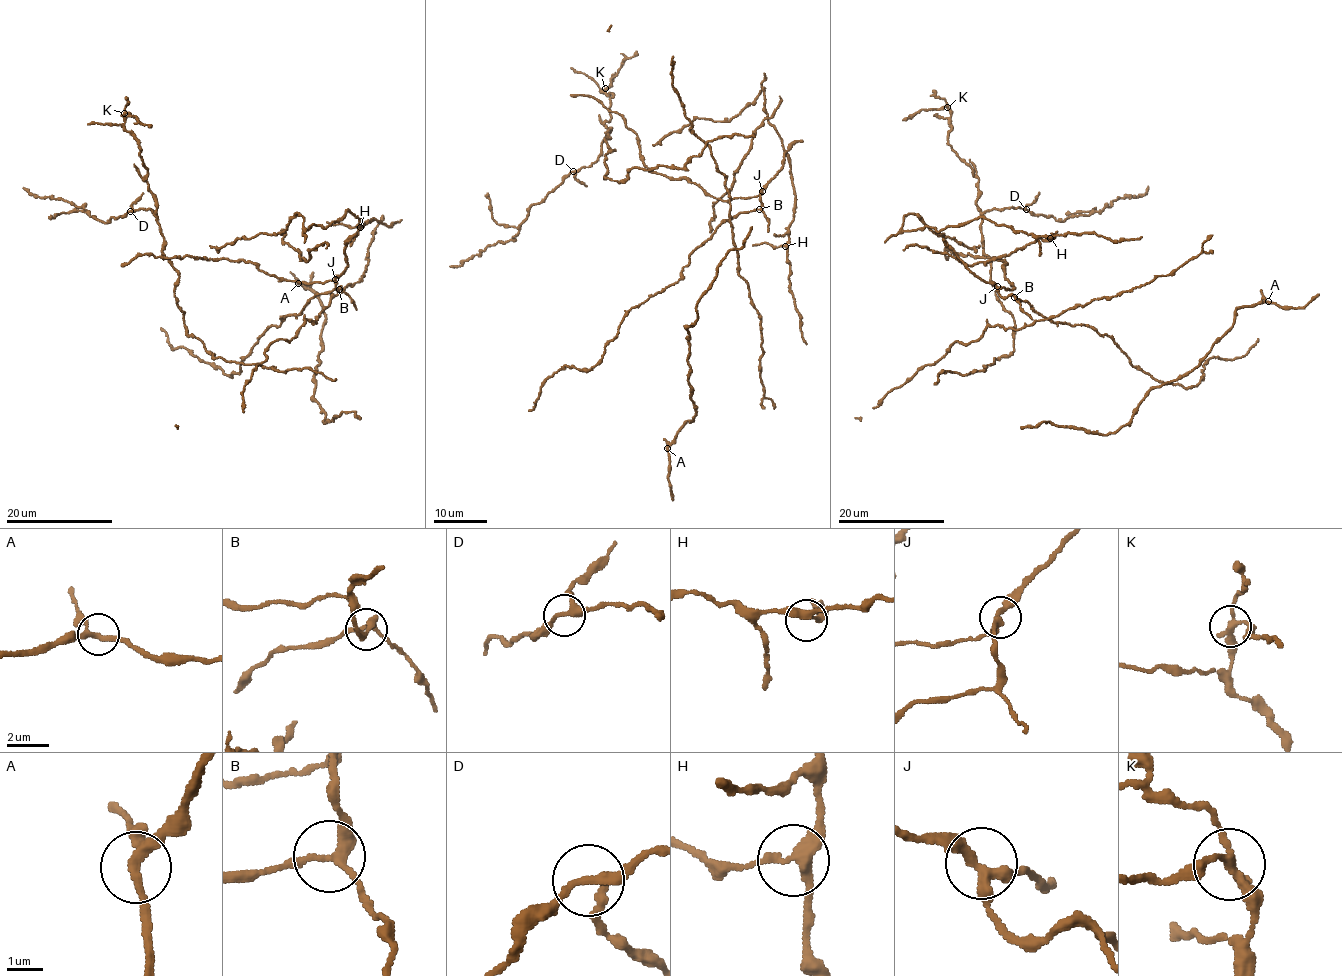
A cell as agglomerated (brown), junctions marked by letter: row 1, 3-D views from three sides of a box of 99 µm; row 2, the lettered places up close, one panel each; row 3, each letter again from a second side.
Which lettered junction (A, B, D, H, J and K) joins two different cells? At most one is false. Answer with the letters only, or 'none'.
K

